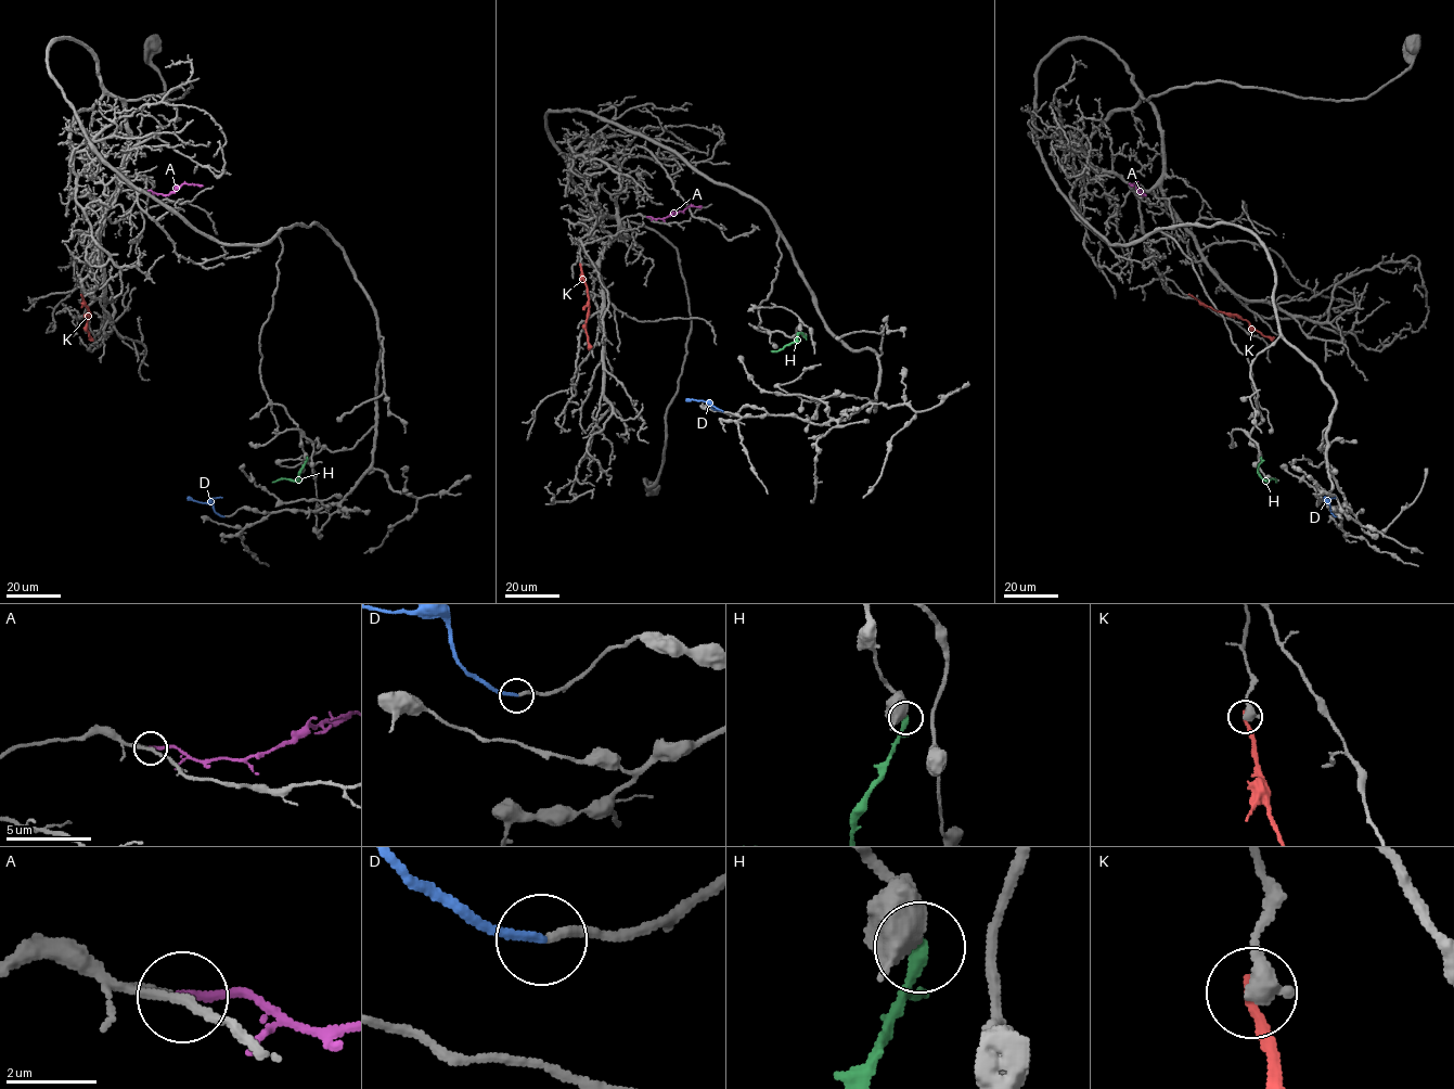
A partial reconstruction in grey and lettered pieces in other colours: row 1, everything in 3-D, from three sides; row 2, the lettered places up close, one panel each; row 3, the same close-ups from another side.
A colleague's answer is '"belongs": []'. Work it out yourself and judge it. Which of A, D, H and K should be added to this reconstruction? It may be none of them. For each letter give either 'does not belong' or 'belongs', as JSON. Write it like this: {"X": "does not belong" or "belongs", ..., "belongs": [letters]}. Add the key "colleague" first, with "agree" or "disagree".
{"colleague": "disagree", "A": "does not belong", "D": "belongs", "H": "does not belong", "K": "does not belong", "belongs": ["D"]}

